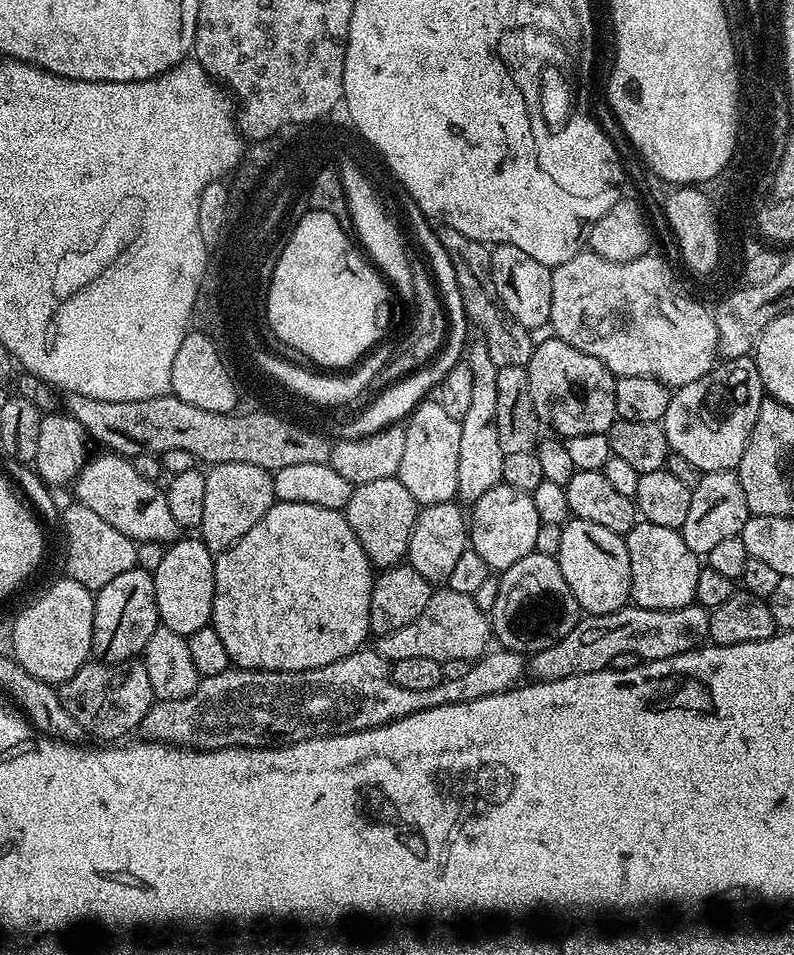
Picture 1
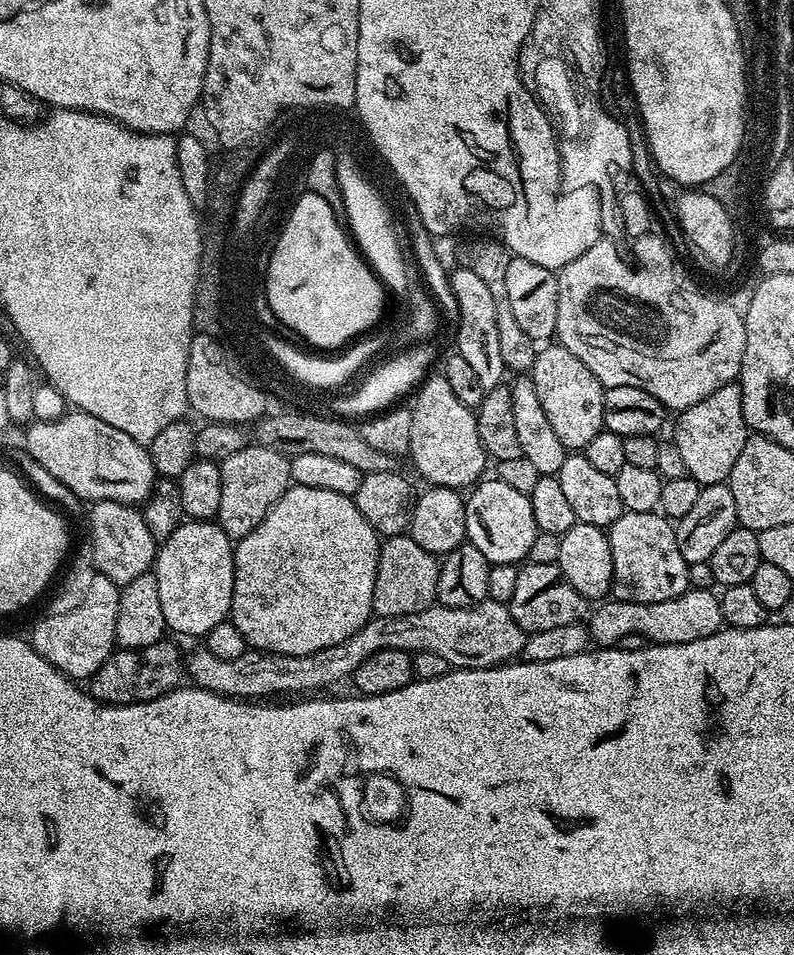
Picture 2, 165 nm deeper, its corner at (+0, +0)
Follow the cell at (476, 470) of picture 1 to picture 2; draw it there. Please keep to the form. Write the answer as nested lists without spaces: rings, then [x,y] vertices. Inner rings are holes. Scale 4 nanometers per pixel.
[[[459,266],[451,269],[448,281],[454,298],[458,302],[458,314],[454,317],[455,351],[462,358],[466,358],[466,363],[477,372],[484,389],[505,383],[506,369],[502,362],[502,349],[498,342],[498,310],[494,307],[494,294],[490,294],[490,286],[486,286],[486,282],[482,282],[482,278],[478,278],[478,274],[474,274],[469,268]]]

